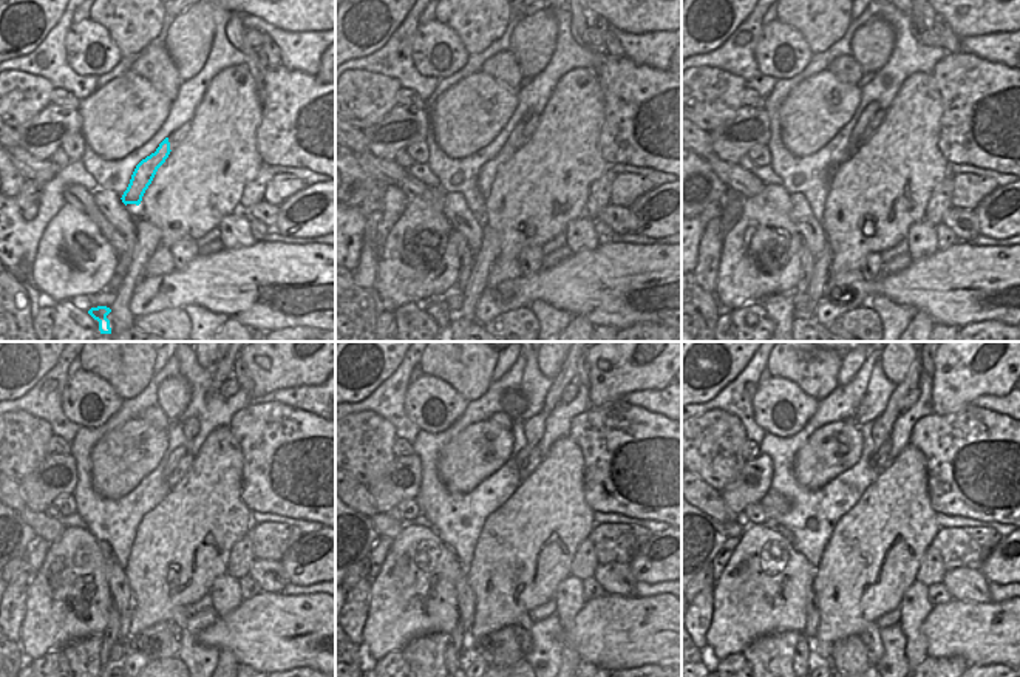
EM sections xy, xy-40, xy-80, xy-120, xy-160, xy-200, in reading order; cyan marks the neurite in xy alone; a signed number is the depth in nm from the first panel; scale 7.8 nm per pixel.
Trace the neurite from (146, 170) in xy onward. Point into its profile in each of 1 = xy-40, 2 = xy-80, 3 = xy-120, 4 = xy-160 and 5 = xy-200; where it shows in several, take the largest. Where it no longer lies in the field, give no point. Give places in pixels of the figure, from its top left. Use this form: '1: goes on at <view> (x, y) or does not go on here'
1: goes on at xy-40 (487, 172)
2: goes on at xy-80 (872, 107)
3: goes on at xy-120 (180, 452)
4: goes on at xy-160 (535, 427)
5: goes on at xy-200 (883, 425)

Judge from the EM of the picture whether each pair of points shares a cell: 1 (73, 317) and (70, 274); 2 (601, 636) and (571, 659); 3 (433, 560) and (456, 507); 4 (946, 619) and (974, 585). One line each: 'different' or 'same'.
1: different
2: different
3: different
4: different

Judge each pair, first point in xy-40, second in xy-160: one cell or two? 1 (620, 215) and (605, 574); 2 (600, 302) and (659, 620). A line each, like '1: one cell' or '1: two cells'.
1: one cell
2: one cell

